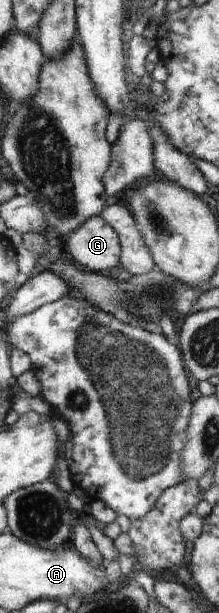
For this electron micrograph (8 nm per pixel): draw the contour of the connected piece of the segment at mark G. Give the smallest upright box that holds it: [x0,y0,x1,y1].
[66,215,122,273]

